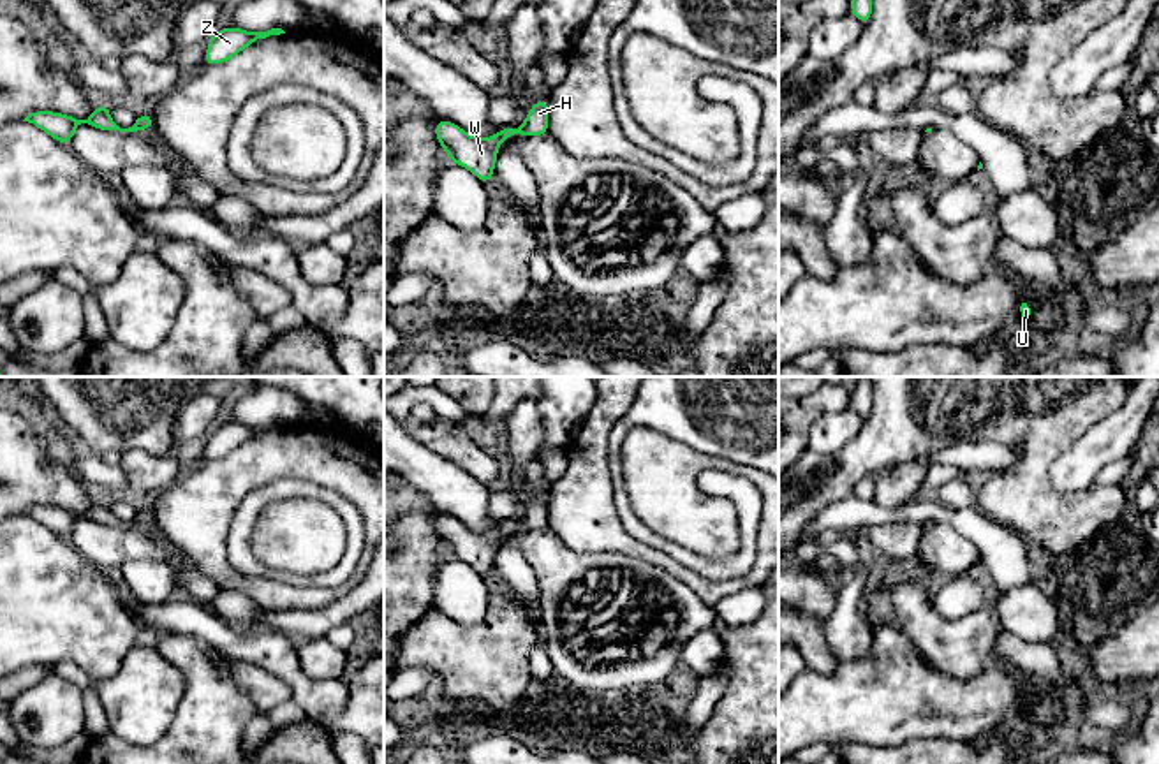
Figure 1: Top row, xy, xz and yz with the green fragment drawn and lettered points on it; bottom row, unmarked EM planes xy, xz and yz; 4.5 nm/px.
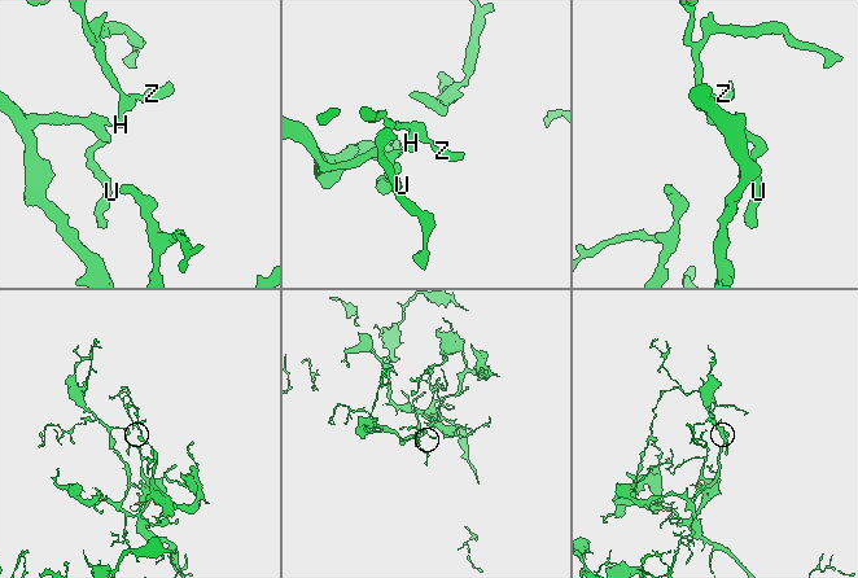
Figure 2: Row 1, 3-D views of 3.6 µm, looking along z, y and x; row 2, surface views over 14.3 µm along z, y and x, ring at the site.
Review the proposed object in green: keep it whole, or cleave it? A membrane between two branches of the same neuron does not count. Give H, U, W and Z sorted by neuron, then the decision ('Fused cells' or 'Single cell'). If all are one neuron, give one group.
Groups: H U W Z. Single cell

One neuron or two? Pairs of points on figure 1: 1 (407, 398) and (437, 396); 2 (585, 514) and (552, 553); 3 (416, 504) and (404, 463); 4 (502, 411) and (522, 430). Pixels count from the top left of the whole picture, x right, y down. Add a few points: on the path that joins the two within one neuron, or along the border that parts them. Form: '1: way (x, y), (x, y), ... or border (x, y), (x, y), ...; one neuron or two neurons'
1: way (414, 395), (430, 395); one neuron
2: border (548, 525), (573, 551), (599, 555); two neurons
3: border (402, 476), (439, 511); two neurons
4: border (536, 400), (524, 398), (504, 421); two neurons

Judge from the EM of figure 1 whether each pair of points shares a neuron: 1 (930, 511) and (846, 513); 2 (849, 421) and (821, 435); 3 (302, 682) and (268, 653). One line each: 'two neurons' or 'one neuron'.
1: one neuron
2: one neuron
3: one neuron

